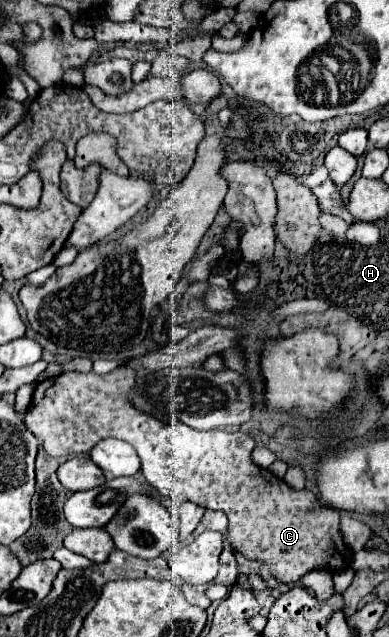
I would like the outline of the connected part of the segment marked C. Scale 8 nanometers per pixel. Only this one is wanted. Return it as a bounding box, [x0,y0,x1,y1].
[26,365,354,585]

